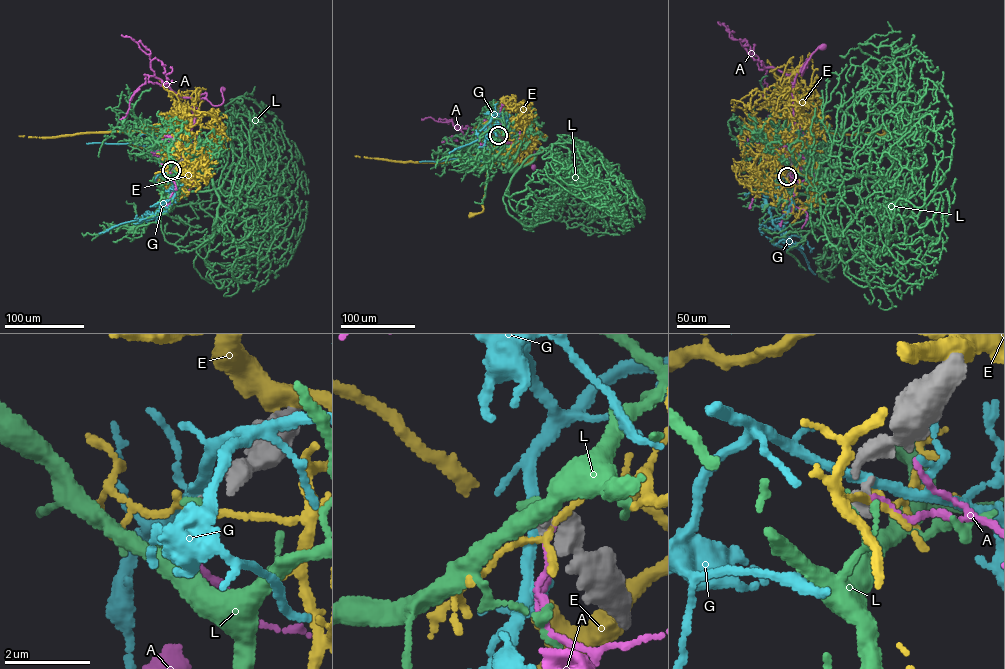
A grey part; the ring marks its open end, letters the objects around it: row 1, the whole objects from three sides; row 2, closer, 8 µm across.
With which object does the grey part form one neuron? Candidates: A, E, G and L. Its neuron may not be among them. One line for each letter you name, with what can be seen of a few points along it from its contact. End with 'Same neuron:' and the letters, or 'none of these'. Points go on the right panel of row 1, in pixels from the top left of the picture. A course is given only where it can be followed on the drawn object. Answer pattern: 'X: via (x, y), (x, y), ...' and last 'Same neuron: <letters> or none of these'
Same neuron: none of these

